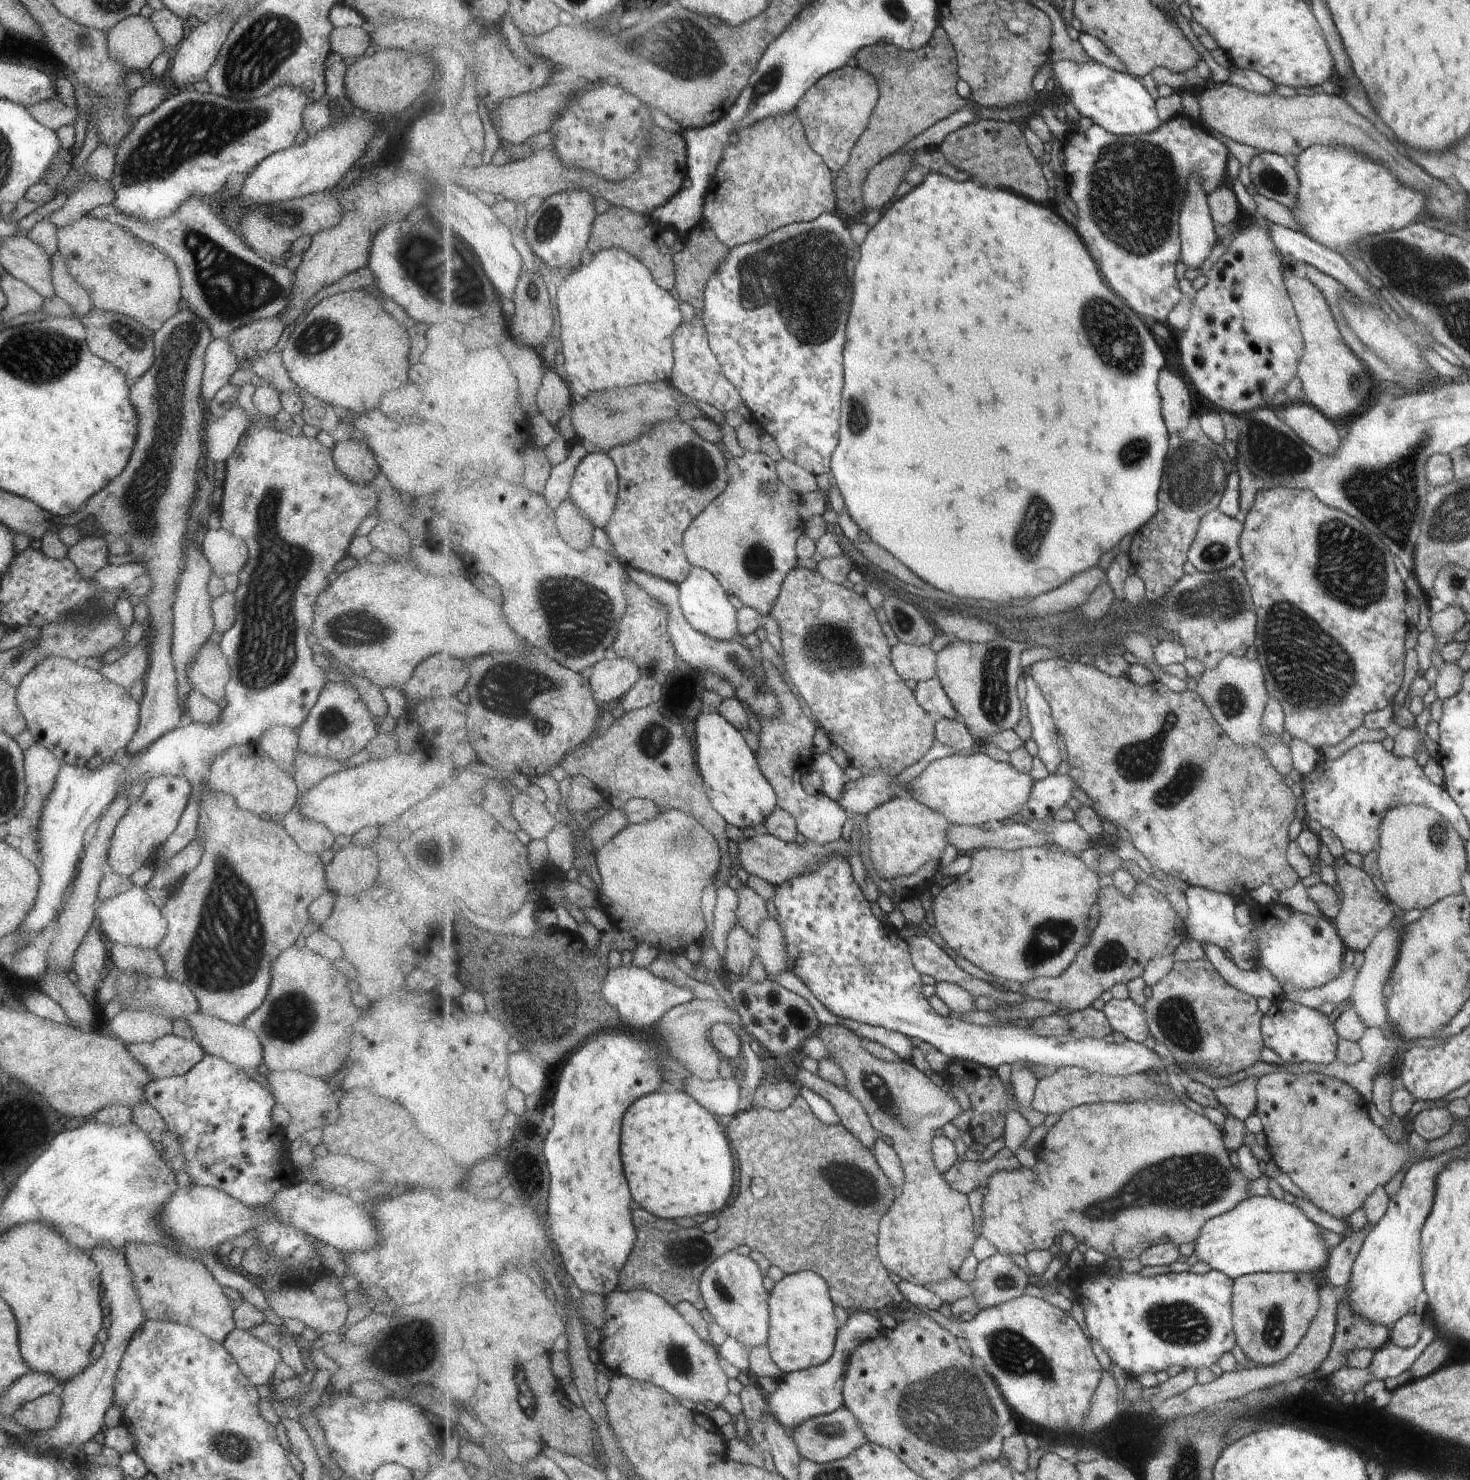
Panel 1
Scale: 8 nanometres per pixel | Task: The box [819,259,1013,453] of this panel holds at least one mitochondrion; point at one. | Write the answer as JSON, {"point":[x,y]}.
{"point":[858,418]}

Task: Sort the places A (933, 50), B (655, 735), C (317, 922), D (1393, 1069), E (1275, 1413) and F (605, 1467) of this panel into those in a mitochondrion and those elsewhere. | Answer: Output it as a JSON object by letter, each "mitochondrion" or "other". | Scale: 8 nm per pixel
{"A":"other","B":"mitochondrion","C":"other","D":"other","E":"other","F":"other"}

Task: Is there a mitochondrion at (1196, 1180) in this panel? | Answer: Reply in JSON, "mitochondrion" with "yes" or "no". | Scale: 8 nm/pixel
{"mitochondrion":"yes"}

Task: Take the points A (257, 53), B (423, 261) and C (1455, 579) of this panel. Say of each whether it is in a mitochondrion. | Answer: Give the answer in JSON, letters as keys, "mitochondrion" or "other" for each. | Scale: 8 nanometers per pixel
{"A":"mitochondrion","B":"mitochondrion","C":"mitochondrion"}

